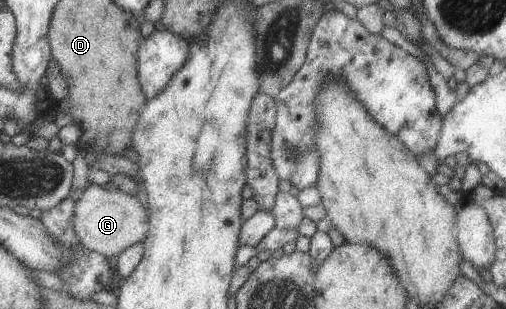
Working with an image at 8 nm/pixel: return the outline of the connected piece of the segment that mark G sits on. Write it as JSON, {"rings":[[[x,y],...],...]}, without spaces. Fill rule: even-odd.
{"rings":[[[88,184],[75,202],[73,229],[85,249],[106,258],[118,256],[124,249],[145,239],[148,232],[147,211],[136,196],[118,189],[107,191],[100,186]]]}

